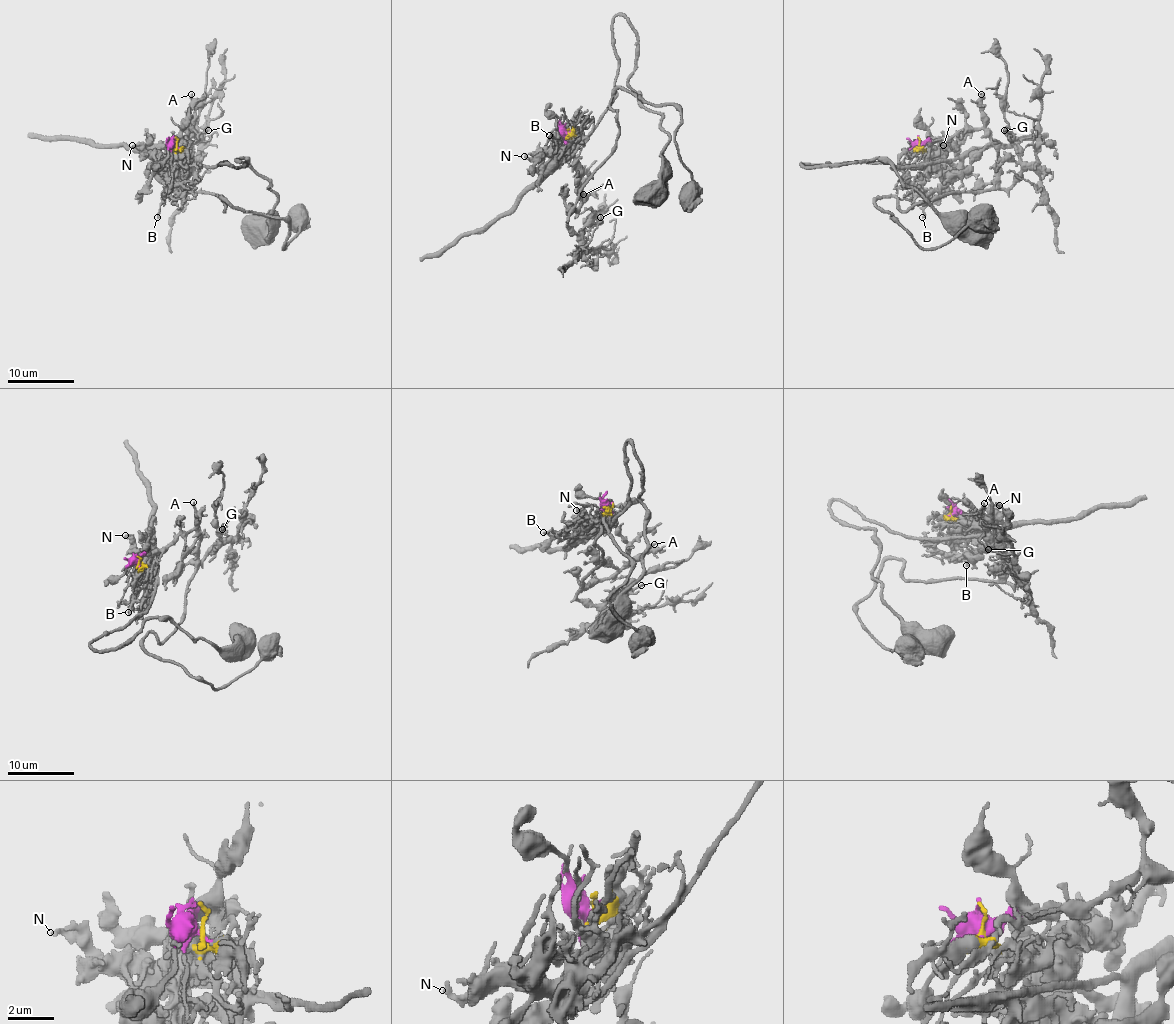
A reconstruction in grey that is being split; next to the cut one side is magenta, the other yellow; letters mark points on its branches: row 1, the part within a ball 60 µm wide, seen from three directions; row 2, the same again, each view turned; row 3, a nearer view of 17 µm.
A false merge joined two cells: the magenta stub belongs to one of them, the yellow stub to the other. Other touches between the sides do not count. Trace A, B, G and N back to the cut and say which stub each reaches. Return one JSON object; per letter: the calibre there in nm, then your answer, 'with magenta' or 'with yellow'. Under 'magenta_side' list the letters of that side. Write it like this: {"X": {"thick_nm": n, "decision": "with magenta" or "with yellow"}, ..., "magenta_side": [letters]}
{"A": {"thick_nm": 200, "decision": "with magenta"}, "B": {"thick_nm": 190, "decision": "with yellow"}, "G": {"thick_nm": 130, "decision": "with magenta"}, "N": {"thick_nm": 240, "decision": "with yellow"}, "magenta_side": ["A", "G"]}

